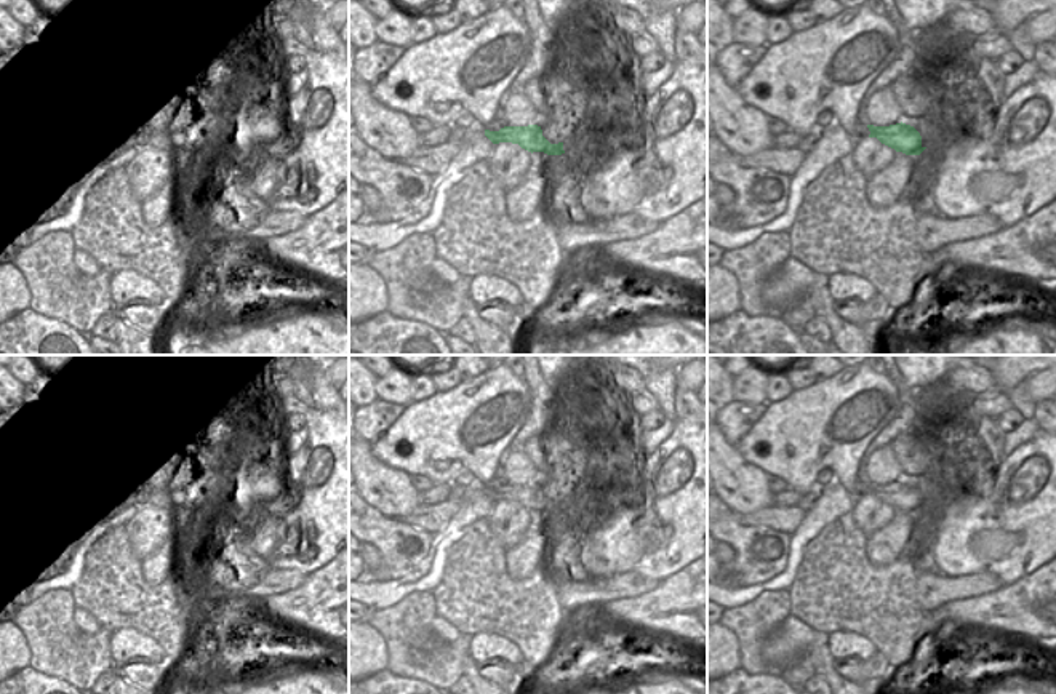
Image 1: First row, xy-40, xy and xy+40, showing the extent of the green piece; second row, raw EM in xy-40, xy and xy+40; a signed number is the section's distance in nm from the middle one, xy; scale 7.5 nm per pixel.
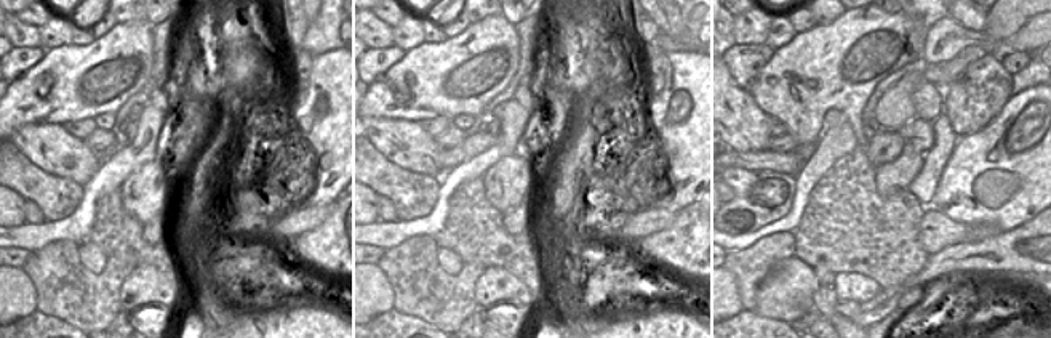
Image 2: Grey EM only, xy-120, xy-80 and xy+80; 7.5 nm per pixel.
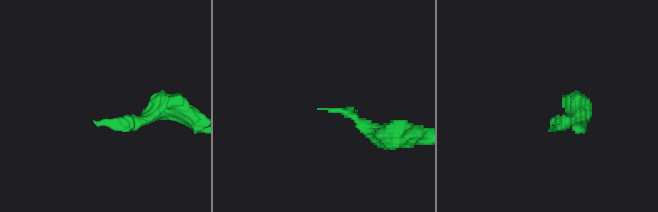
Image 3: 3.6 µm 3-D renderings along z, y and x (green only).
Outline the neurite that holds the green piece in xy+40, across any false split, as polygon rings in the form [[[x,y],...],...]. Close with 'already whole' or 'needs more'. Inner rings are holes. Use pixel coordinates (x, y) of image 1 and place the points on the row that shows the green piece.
[[[896,123],[890,126],[867,125],[869,138],[877,138],[882,144],[902,152],[906,155],[920,155],[926,147],[922,146],[920,133],[906,123]]] | already whole

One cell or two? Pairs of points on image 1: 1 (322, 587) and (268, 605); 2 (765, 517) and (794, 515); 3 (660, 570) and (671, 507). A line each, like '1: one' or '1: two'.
1: one
2: one
3: one

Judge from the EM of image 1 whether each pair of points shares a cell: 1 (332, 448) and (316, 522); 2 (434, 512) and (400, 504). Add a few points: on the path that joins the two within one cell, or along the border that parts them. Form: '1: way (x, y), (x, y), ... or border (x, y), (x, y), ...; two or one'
1: way (332, 466), (332, 498), (325, 504); one
2: border (421, 504), (400, 518); two

